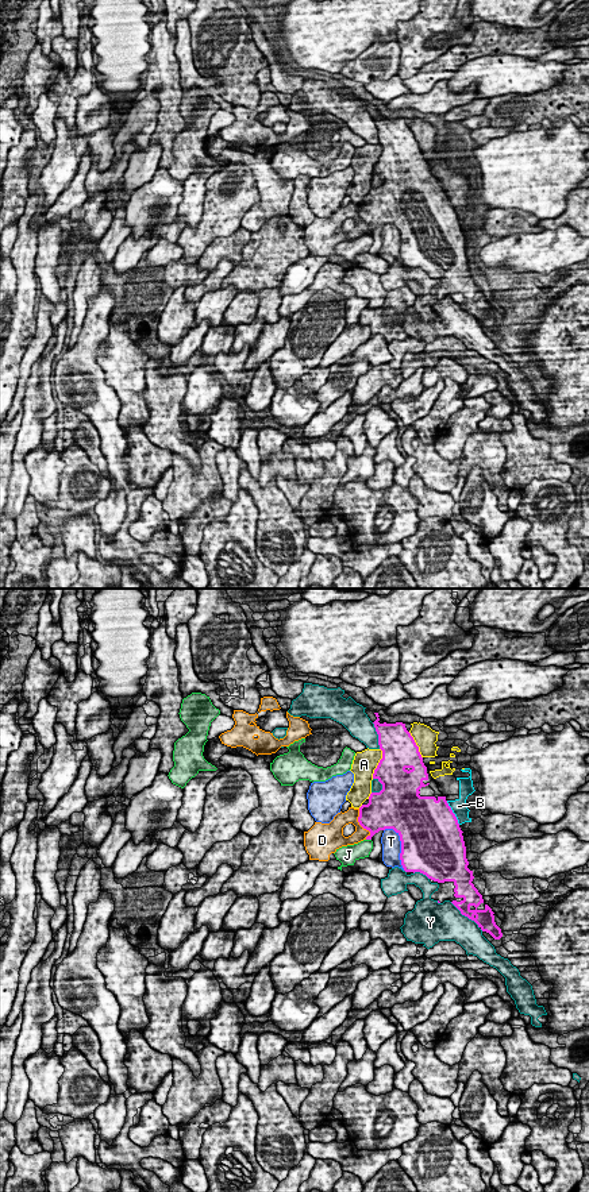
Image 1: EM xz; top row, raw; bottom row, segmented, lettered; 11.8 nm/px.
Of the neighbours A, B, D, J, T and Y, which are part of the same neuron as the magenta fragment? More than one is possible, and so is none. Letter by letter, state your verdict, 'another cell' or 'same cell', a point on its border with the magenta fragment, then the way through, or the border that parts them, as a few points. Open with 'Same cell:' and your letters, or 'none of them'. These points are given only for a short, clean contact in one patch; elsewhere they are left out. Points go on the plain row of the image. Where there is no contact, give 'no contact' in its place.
Same cell: none of them
A: another cell | xz (378, 158)
B: another cell | xz (453, 208) | along xz (446, 196), (459, 219)
D: another cell | xz (361, 220)
J: another cell | xz (369, 234) | along xz (366, 234), (370, 235)
T: another cell | xz (401, 242)
Y: another cell | xz (468, 312)

